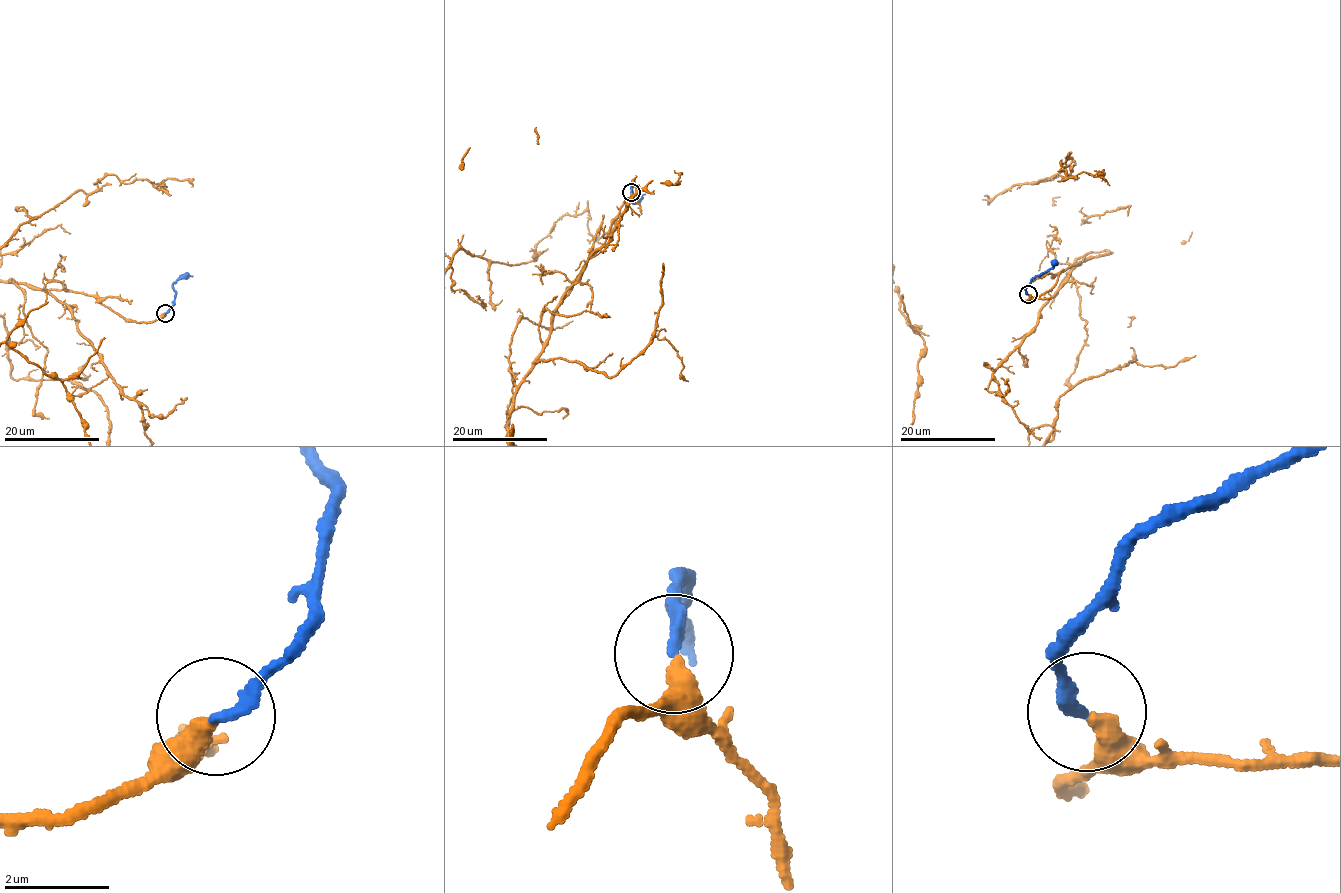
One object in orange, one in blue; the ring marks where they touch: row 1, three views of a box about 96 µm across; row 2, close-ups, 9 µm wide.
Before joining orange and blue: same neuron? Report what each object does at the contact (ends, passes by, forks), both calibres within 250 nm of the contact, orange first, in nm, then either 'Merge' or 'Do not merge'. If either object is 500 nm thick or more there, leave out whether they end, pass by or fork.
At the ring orange ends. At the ring blue ends. Thickness 400 nm (orange) against 220 nm. Merge

